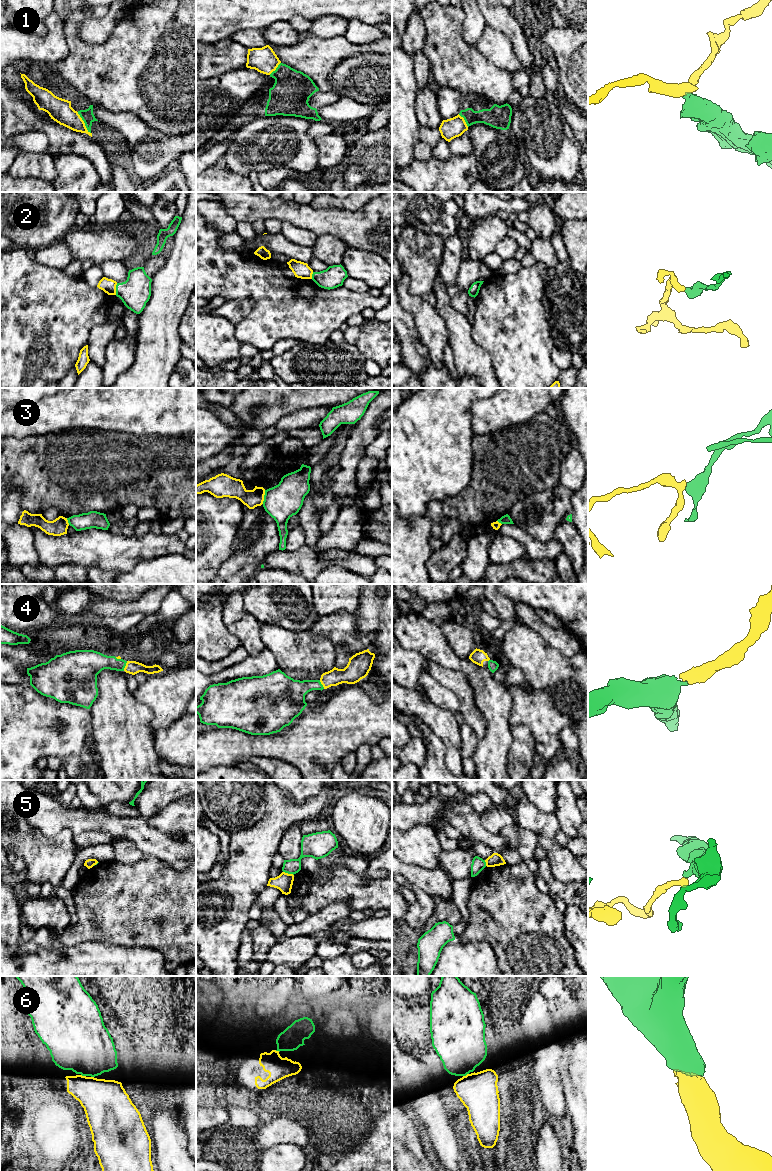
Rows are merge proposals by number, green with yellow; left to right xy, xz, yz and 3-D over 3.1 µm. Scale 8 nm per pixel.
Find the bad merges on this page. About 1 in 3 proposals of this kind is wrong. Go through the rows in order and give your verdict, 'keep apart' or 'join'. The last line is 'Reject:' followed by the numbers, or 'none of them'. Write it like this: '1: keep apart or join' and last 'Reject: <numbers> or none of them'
1: keep apart
2: keep apart
3: keep apart
4: join
5: keep apart
6: join
Reject: 1, 2, 3, 5

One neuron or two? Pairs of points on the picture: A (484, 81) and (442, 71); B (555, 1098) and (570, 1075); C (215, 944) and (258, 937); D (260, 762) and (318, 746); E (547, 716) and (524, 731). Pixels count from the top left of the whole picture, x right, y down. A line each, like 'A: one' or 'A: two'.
A: one
B: two
C: two
D: two
E: two

